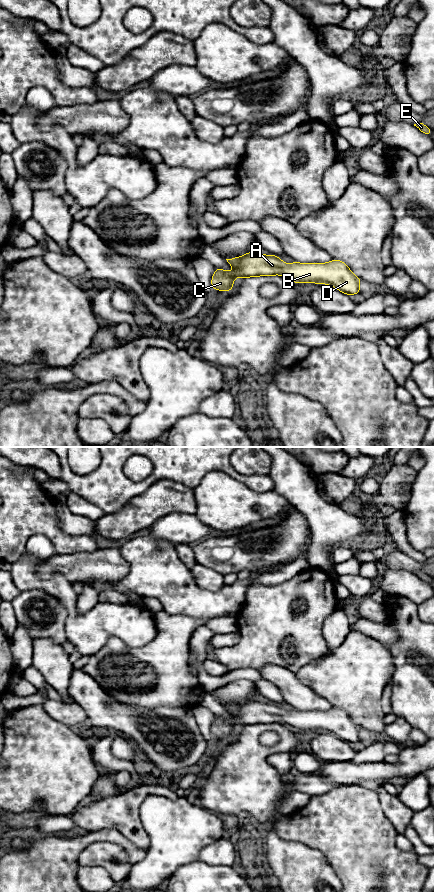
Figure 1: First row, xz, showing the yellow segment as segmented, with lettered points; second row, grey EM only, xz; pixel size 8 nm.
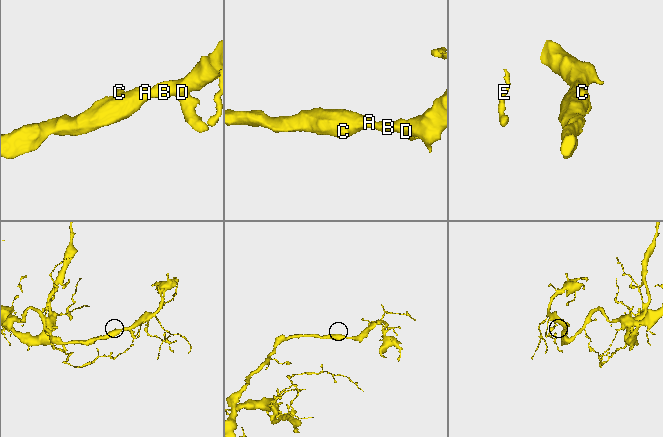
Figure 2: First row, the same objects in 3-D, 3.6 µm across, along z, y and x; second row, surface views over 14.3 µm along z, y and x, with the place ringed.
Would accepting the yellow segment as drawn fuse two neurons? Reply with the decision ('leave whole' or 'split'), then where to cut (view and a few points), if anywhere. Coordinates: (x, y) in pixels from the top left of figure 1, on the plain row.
leave whole; no cut

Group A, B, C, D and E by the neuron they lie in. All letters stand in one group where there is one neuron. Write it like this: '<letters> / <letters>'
A B C D E

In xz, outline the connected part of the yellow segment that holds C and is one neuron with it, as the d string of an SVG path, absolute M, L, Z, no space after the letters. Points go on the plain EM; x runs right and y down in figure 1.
M249 700L226 708L234 720L215 717L211 733L218 739L231 739L236 725L282 723L298 732L328 732L349 744L360 741L361 727L351 720L347 712L336 707L328 711L285 712L278 704Z

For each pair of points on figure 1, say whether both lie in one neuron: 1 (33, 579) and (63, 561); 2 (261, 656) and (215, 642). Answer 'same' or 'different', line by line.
1: different
2: different

